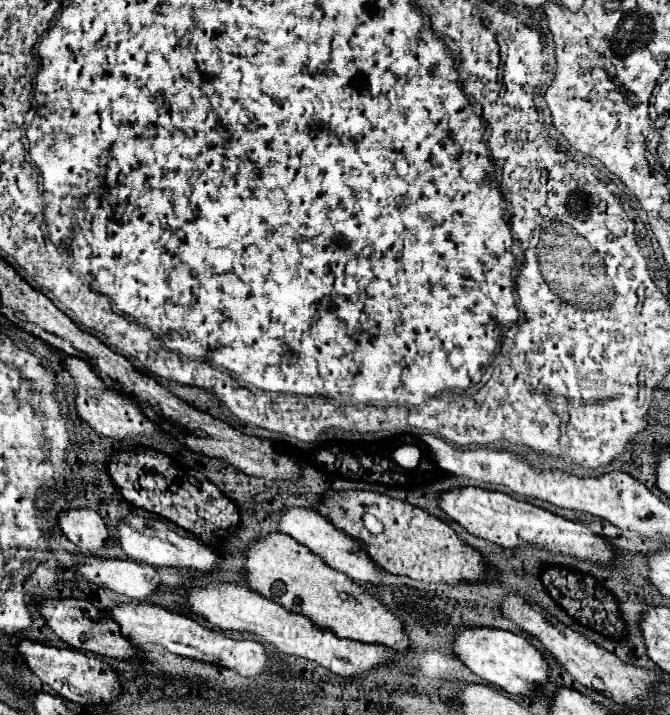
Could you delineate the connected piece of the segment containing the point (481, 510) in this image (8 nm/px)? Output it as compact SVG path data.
M466 486L466 488L450 488L448 492L440 492L436 500L440 510L446 516L456 520L470 534L484 538L492 544L498 544L504 548L520 548L526 544L544 546L550 552L570 554L580 560L592 560L600 564L612 562L612 554L614 554L612 546L606 540L598 538L590 528L584 528L572 520L566 520L530 502L516 500L504 492L492 492L492 490L482 490L476 486Z

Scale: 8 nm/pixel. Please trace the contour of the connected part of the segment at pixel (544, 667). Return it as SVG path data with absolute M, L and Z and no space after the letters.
M464 628L454 638L454 654L460 662L464 662L476 676L486 682L510 692L534 696L536 688L548 680L548 664L536 646L532 646L524 636L518 636L508 630L492 630L492 628Z

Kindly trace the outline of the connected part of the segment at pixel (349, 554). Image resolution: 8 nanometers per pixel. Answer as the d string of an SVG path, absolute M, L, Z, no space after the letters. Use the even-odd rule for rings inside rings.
M298 506L298 508L282 508L280 512L274 514L274 518L276 518L278 532L284 532L284 534L292 536L294 540L298 540L300 544L308 546L312 554L316 554L318 558L322 558L334 570L340 570L340 572L348 574L356 582L370 582L370 584L380 584L382 582L382 578L378 574L378 566L370 560L370 556L366 554L364 546L360 542L348 538L348 534L336 530L316 510L304 508L304 506Z

